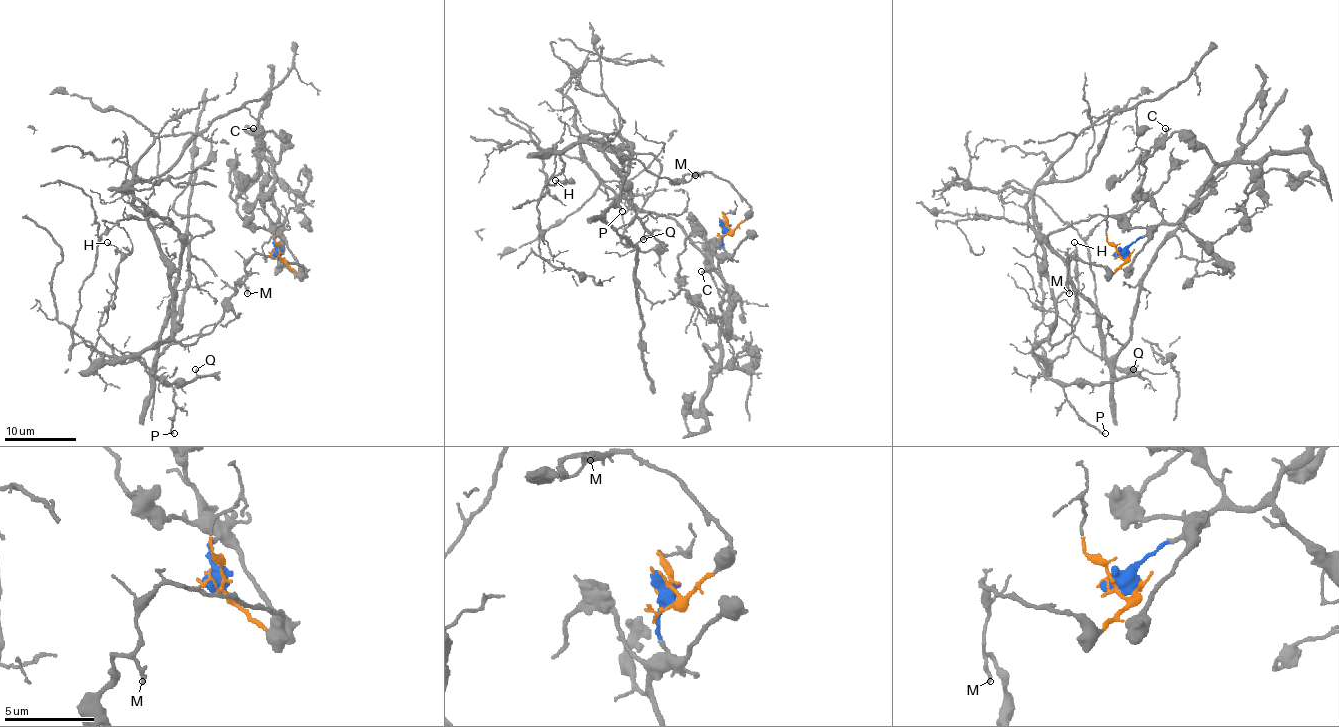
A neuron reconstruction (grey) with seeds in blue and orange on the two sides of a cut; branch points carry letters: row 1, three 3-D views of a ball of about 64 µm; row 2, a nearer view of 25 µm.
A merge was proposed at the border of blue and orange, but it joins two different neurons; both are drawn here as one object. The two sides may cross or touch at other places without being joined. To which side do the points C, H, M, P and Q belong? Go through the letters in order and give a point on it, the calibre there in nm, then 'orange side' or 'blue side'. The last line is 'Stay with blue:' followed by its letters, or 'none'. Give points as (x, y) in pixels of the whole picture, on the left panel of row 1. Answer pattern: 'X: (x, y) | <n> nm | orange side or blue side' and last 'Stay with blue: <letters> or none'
C: (253, 128) | 140 nm | blue side
H: (107, 242) | 120 nm | orange side
M: (247, 293) | 200 nm | orange side
P: (174, 433) | 200 nm | orange side
Q: (195, 369) | 140 nm | orange side
Stay with blue: C

